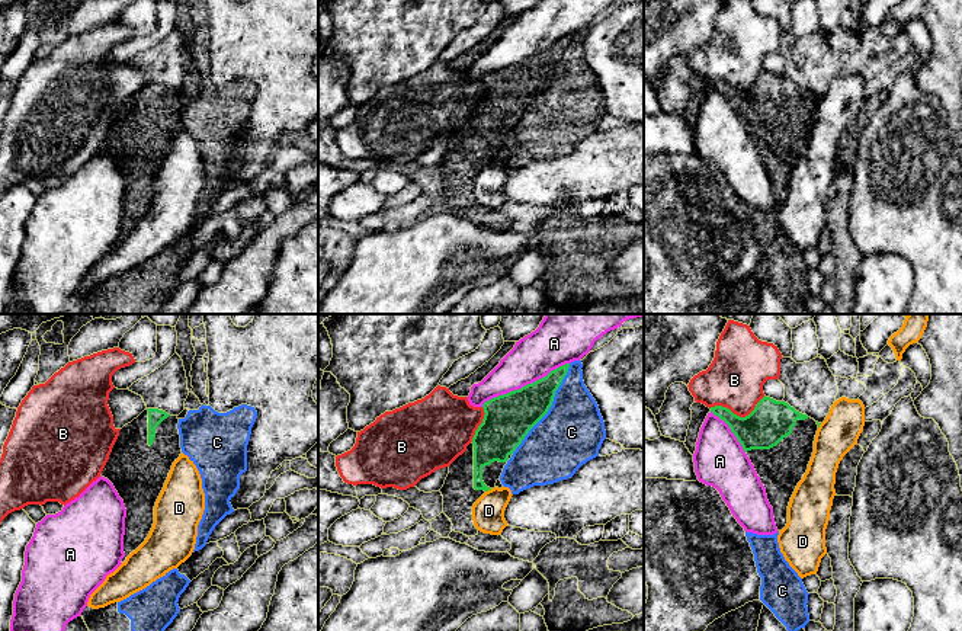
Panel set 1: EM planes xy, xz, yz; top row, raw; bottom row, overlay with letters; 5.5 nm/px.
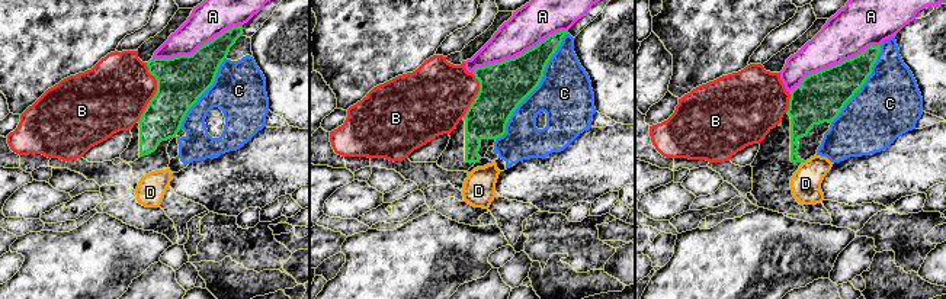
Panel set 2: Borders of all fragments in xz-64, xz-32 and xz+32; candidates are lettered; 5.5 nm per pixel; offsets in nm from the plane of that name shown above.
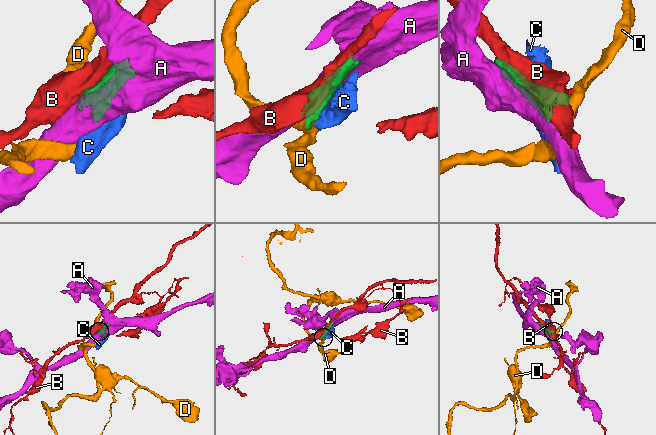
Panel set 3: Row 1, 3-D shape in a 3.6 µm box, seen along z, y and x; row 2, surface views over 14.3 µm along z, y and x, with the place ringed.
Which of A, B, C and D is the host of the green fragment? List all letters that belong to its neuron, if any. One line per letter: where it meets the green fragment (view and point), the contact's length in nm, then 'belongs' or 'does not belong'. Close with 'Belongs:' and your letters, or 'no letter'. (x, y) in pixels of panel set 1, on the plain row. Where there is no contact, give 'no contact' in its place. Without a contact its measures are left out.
A: xz (525, 60) | 550 nm | does not belong
B: yz (737, 90) | 320 nm | does not belong
C: xz (548, 83) | 600 nm | does not belong
D: xz (488, 163) | 40 nm | does not belong
Belongs: no letter

